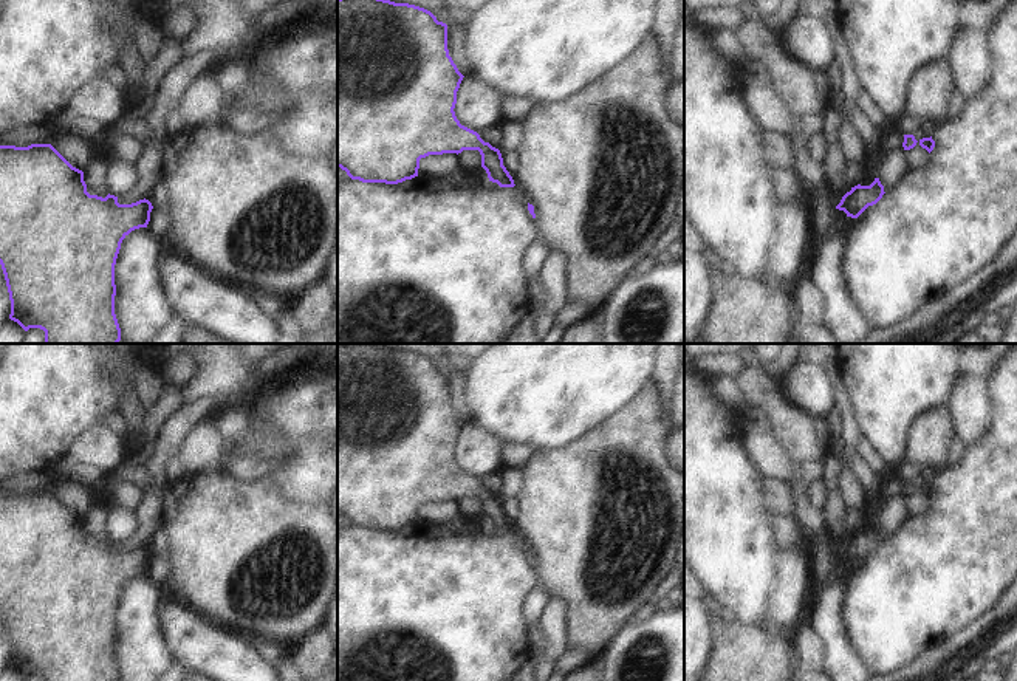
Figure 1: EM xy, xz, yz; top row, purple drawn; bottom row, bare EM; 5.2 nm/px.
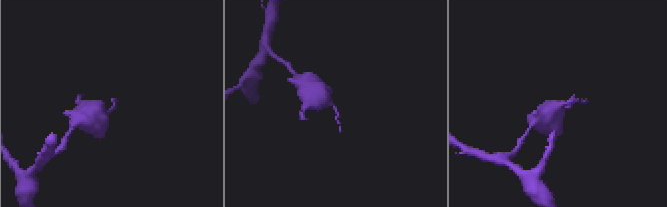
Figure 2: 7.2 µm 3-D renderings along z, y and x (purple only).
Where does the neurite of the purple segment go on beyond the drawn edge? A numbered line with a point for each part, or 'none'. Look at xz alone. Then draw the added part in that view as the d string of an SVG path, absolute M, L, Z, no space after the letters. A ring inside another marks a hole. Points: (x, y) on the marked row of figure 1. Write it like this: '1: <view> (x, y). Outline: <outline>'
none.

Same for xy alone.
none.

